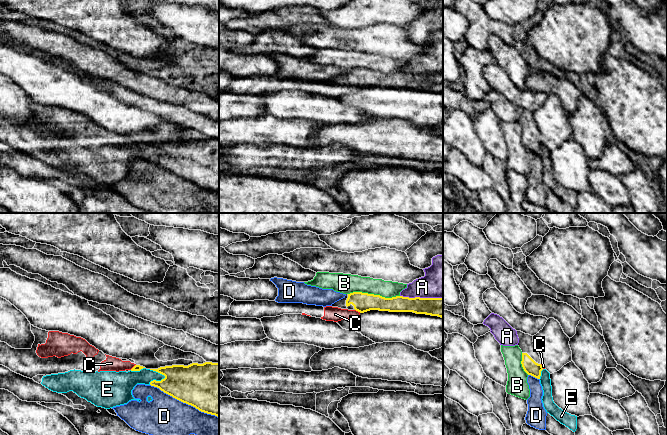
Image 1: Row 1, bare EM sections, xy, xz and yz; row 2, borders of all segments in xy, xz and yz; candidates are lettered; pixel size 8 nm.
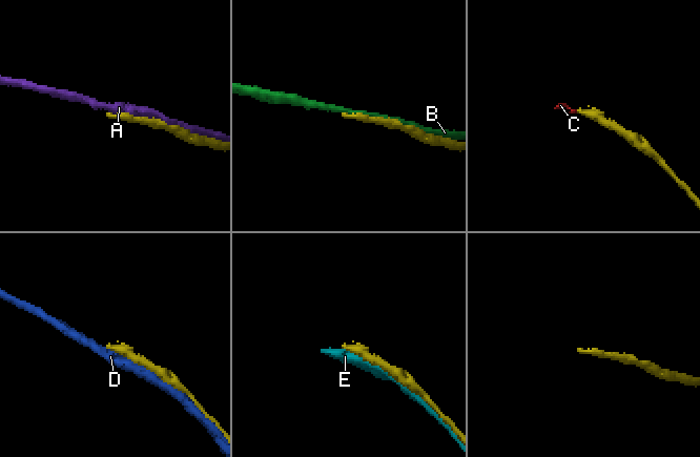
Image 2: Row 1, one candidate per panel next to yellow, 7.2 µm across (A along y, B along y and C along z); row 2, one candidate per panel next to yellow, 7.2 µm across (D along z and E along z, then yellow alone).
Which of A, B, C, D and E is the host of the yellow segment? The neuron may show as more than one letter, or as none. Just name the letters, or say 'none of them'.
none of them

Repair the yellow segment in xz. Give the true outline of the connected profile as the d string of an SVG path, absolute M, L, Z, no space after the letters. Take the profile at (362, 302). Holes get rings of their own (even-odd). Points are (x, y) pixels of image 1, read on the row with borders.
M353 292L332 304L332 307L346 309L350 305L360 313L370 310L389 312L413 312L443 318L443 298L409 298L396 296L385 298L380 295Z

